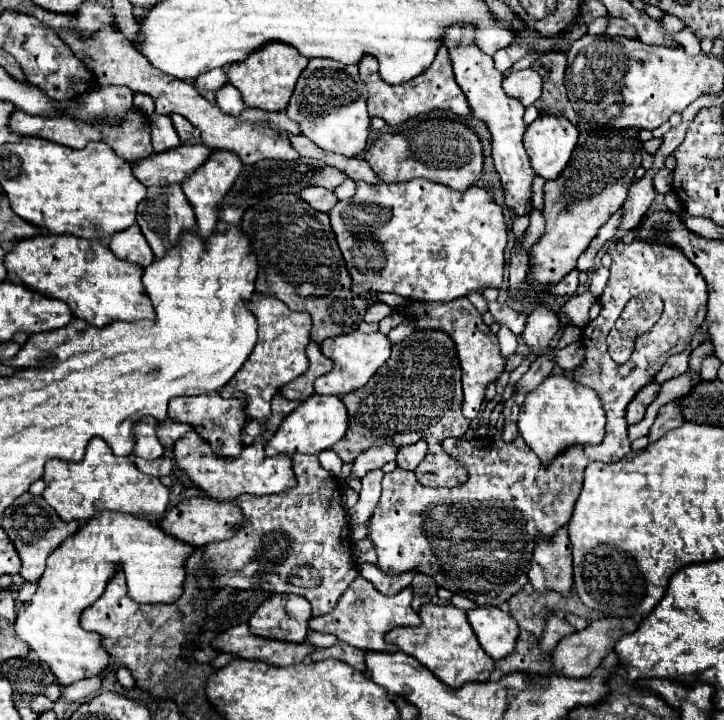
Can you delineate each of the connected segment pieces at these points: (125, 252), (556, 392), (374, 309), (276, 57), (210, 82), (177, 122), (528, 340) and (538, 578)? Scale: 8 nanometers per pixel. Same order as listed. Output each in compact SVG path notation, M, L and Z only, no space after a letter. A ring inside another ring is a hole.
M133 224L121 232L115 232L111 236L109 248L113 250L113 254L117 254L117 258L129 260L141 268L149 266L155 260L153 252L149 250L149 244L145 242L145 236L141 234L137 224Z
M549 376L533 392L527 394L519 412L519 434L527 446L543 460L549 462L561 450L575 444L597 444L605 436L605 410L593 388L577 384L567 376Z
M373 304L367 312L365 312L365 322L379 322L379 320L383 320L385 316L389 316L391 314L391 308L387 306L387 304Z
M269 46L269 50L261 50L261 54L253 54L253 58L229 66L227 78L241 92L245 106L259 108L265 112L275 112L287 108L295 82L299 74L305 70L307 62L309 60L291 46Z
M209 70L209 72L205 72L205 74L195 78L195 88L197 90L211 90L211 92L215 92L227 80L227 78L221 78L221 76L223 76L221 70Z
M171 114L171 120L173 120L173 126L175 126L181 142L189 142L191 134L193 134L193 124L187 118L181 118L179 114Z
M541 304L541 306L535 306L533 312L529 314L523 340L533 352L543 354L547 350L549 342L553 340L553 336L557 334L557 330L559 330L557 312L547 308L545 304Z
M567 528L553 534L551 540L539 540L533 552L529 582L535 592L555 590L563 596L571 592L573 586L573 558Z

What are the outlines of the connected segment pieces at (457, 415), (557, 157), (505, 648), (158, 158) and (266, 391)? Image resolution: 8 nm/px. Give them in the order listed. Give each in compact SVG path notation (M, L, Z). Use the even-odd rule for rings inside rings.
M419 330L393 344L389 360L377 374L365 386L341 396L341 400L349 414L349 428L331 450L343 464L353 462L371 446L395 444L401 448L425 440L429 450L415 468L417 480L431 488L461 486L467 482L467 468L455 462L441 446L445 438L461 438L469 428L469 420L461 414L461 366L449 334L441 330Z
M539 116L527 126L523 146L537 176L555 180L565 170L579 132L565 116Z
M481 606L467 610L467 616L481 648L493 660L501 660L513 652L515 640L519 636L519 626L509 612L503 612L495 606Z
M181 144L175 150L157 152L149 158L133 162L133 176L143 186L165 186L183 182L209 158L209 152L211 150L201 144Z
M253 294L247 308L255 314L259 322L259 340L251 352L245 366L231 378L231 382L221 390L221 396L231 396L233 392L245 394L245 414L257 422L267 422L271 414L271 398L287 382L301 376L307 370L305 346L311 342L311 318L301 312L289 310L277 298L267 298L263 294Z

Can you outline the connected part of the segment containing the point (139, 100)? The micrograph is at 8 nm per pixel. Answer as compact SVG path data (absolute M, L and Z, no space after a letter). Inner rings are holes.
M137 94L137 96L135 96L135 108L139 108L141 112L145 112L147 116L151 116L151 114L155 112L153 100L151 100L147 94Z

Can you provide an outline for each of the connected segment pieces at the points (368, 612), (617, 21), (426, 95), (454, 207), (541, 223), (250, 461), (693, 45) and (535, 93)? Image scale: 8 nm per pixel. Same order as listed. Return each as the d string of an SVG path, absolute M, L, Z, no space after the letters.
M361 578L353 580L353 584L347 588L347 592L341 596L341 602L333 612L321 618L311 618L309 626L315 632L321 634L335 634L339 640L347 642L353 648L359 648L363 652L391 652L391 646L385 646L385 634L397 626L419 626L419 616L411 608L413 590L401 590L395 596L381 596L369 582L363 582Z
M611 18L609 20L609 28L607 28L607 36L625 36L625 38L639 38L637 36L637 30L629 24L629 22L625 22L625 20L621 20L621 18Z
M441 46L441 50L437 52L433 64L423 74L415 76L409 82L397 84L397 86L391 86L391 84L387 84L387 82L381 80L375 58L363 58L363 62L359 64L359 72L361 72L361 78L367 84L367 90L369 90L369 100L367 100L369 116L379 116L389 126L403 124L411 116L427 114L427 112L433 112L433 110L451 110L453 114L457 114L461 118L467 118L469 112L471 112L469 110L469 104L465 102L463 90L455 82L451 60L449 60L449 54L447 54L447 48L445 46Z
M425 180L403 184L381 182L377 186L357 182L355 196L337 202L329 218L345 266L353 278L351 290L357 296L365 292L393 292L405 298L439 302L463 298L469 292L483 292L485 288L499 288L503 282L507 226L501 206L483 188L471 186L461 194L449 190L449 186Z
M533 210L533 212L529 214L529 220L531 220L531 224L529 224L529 228L527 228L527 238L525 238L525 242L523 242L527 254L531 252L531 246L537 242L537 238L539 238L541 234L545 234L545 220L543 220L543 214L541 214L539 210Z
M187 432L183 438L179 438L173 446L173 456L175 464L183 474L191 480L191 484L199 490L203 490L207 496L213 500L235 500L241 494L255 494L255 496L265 496L265 494L277 494L281 490L287 490L289 486L295 486L295 474L291 466L291 458L281 454L277 458L265 456L263 442L255 442L251 446L245 446L241 456L237 458L217 458L197 434Z
M685 28L685 30L681 30L681 32L677 32L677 34L673 34L673 38L691 54L691 56L697 56L697 54L701 54L701 48L699 48L699 40L695 38L695 34L691 34L691 30L689 28Z
M531 68L511 72L503 78L503 90L523 106L531 106L541 96L541 76Z

